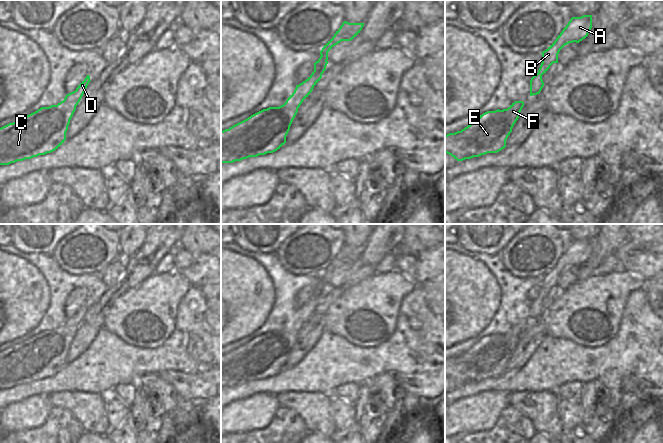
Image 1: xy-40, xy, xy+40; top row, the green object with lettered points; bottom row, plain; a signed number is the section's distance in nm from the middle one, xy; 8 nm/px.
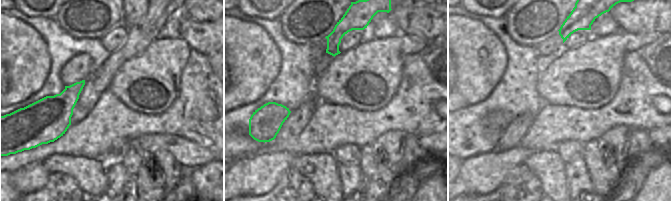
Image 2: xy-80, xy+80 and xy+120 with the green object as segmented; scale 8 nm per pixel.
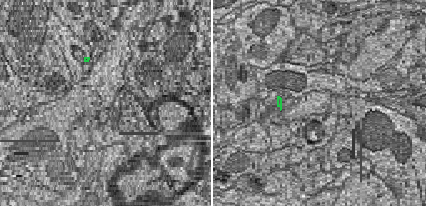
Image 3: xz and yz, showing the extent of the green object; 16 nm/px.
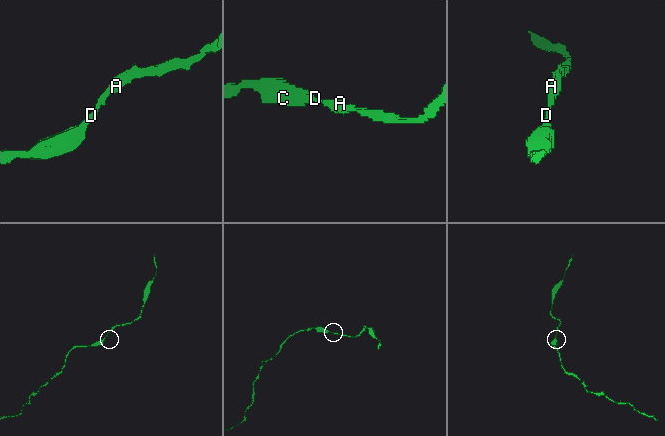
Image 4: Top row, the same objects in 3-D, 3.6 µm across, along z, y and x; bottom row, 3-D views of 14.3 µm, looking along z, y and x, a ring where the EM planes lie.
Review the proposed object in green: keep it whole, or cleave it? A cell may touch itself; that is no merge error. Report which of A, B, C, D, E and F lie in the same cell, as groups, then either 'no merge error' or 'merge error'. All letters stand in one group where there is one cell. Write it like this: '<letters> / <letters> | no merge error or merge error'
A B C D E F | no merge error

